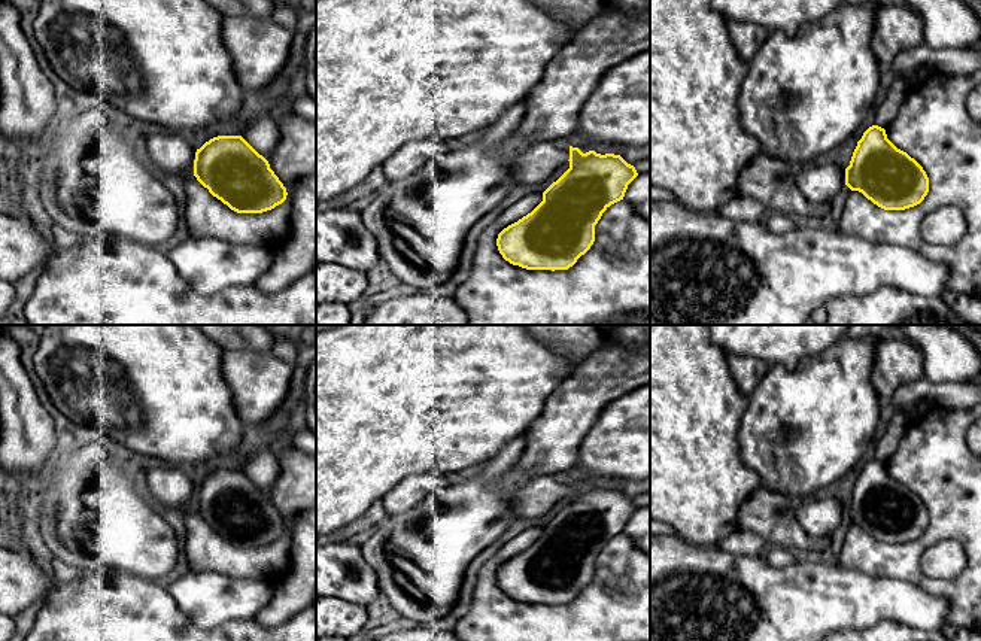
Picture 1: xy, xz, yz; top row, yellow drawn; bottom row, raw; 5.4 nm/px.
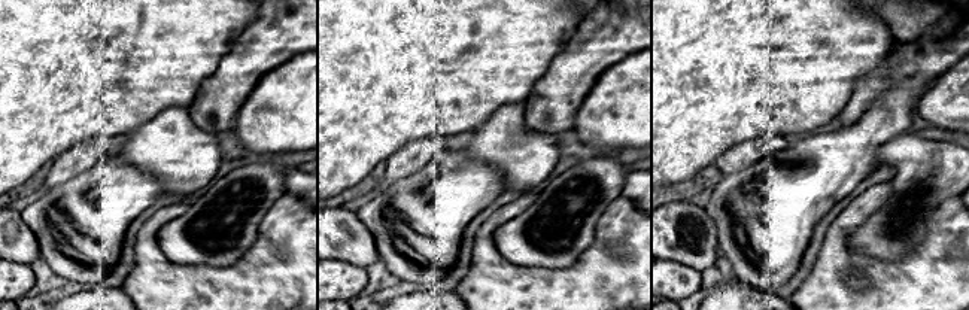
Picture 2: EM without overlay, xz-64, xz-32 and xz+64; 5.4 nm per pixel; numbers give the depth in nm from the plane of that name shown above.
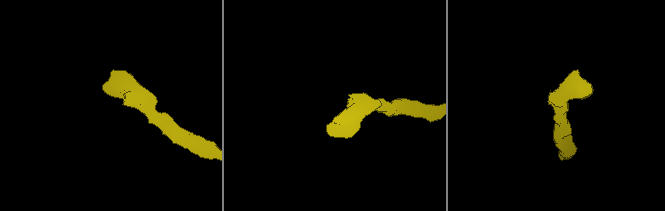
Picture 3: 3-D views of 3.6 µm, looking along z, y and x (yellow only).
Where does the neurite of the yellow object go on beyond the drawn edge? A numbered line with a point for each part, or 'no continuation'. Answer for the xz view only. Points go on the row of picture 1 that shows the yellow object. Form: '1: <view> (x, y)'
1: xz (534, 164)

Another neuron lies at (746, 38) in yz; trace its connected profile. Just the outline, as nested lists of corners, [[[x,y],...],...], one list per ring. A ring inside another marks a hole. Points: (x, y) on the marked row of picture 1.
[[[728,21],[728,31],[738,58],[748,64],[769,31],[751,22]]]

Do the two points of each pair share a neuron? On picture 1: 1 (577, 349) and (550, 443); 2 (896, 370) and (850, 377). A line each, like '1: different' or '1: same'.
1: different
2: different

